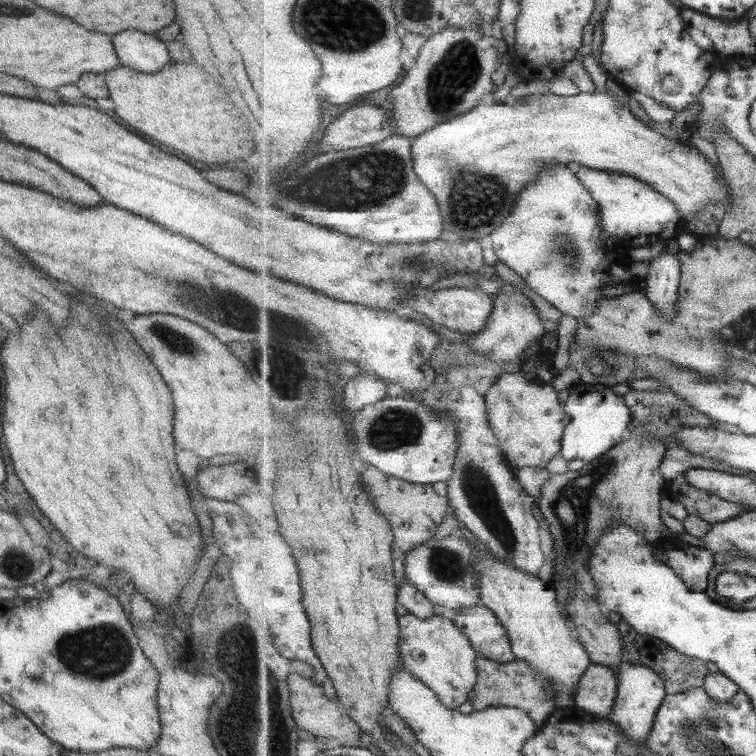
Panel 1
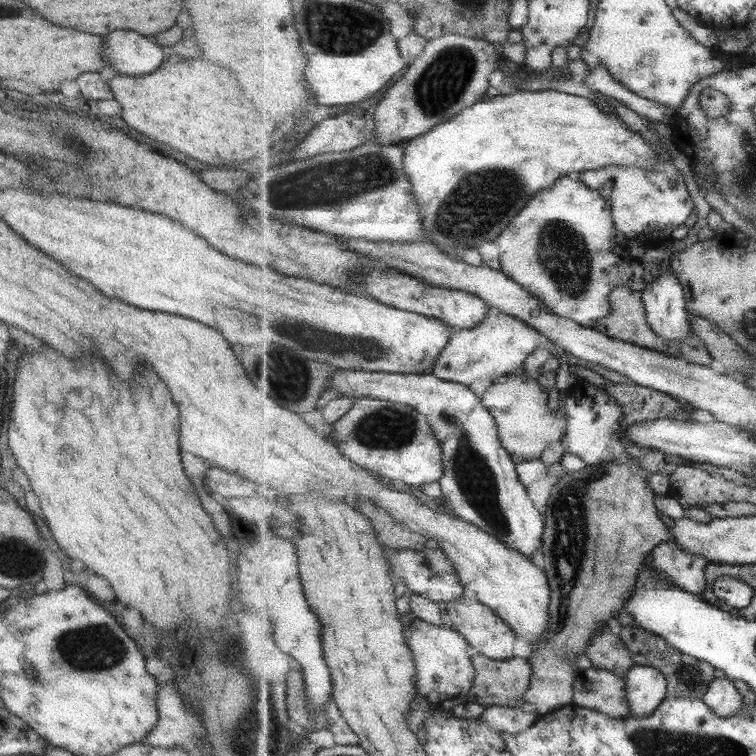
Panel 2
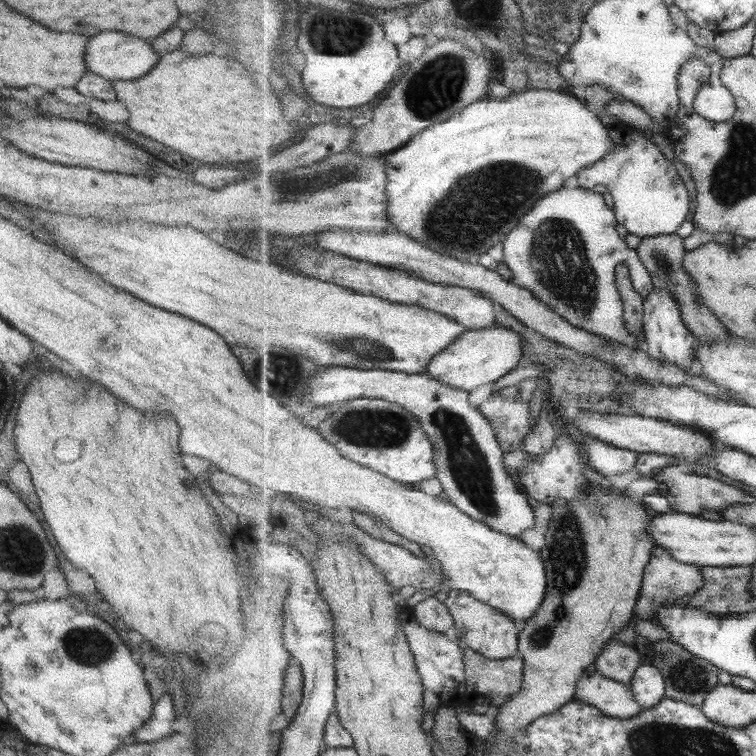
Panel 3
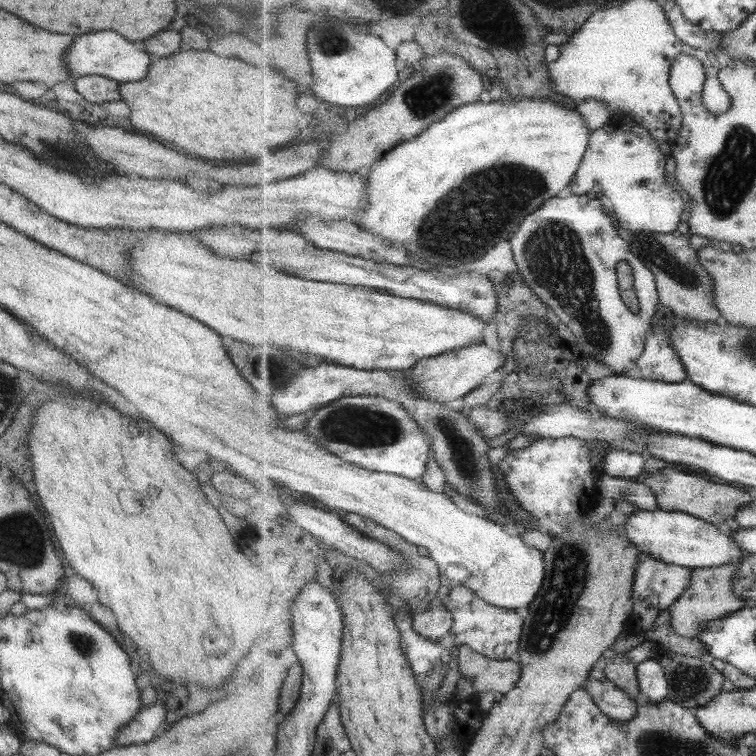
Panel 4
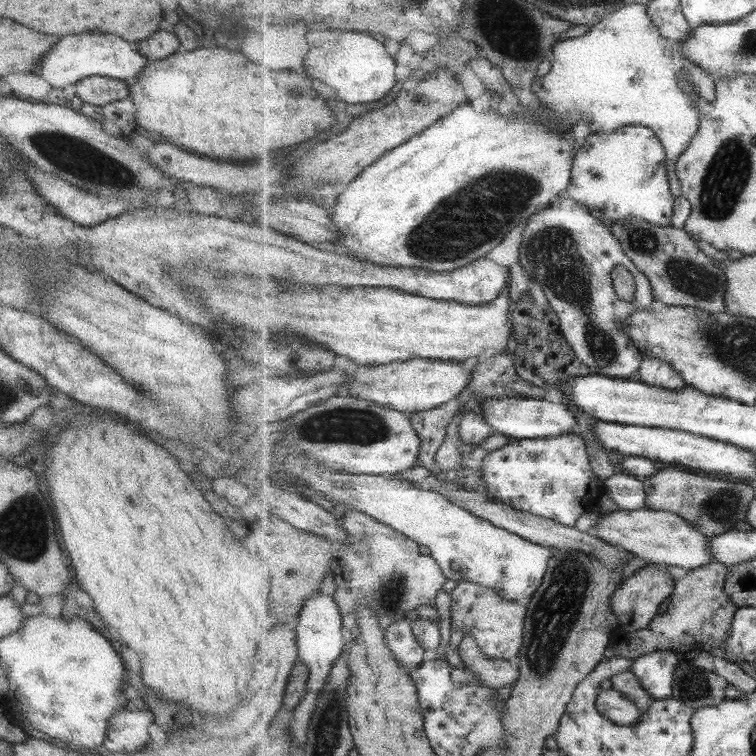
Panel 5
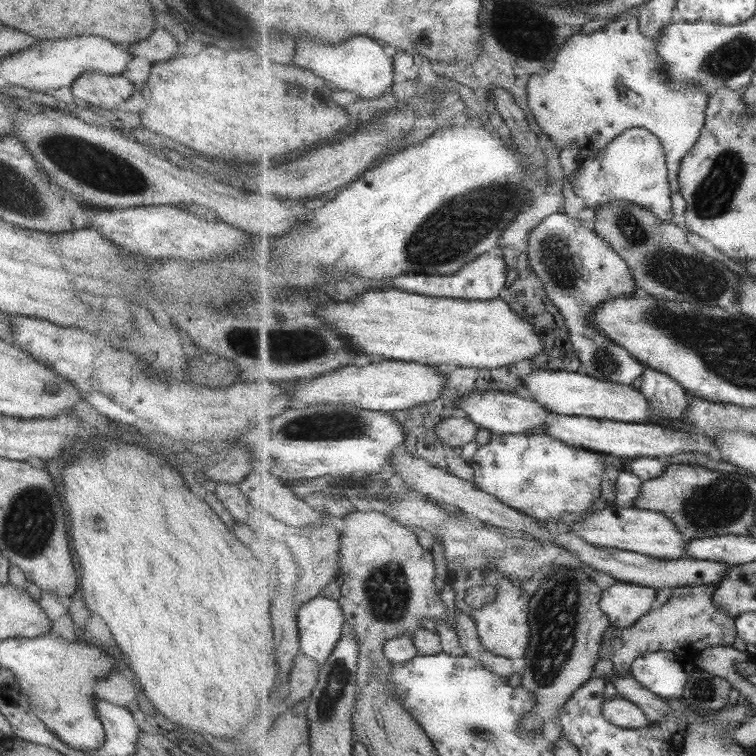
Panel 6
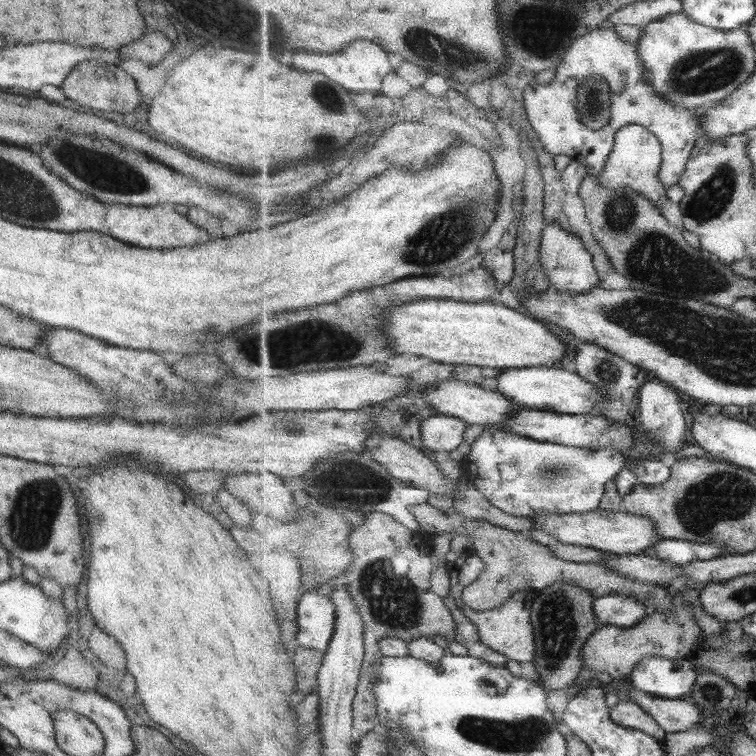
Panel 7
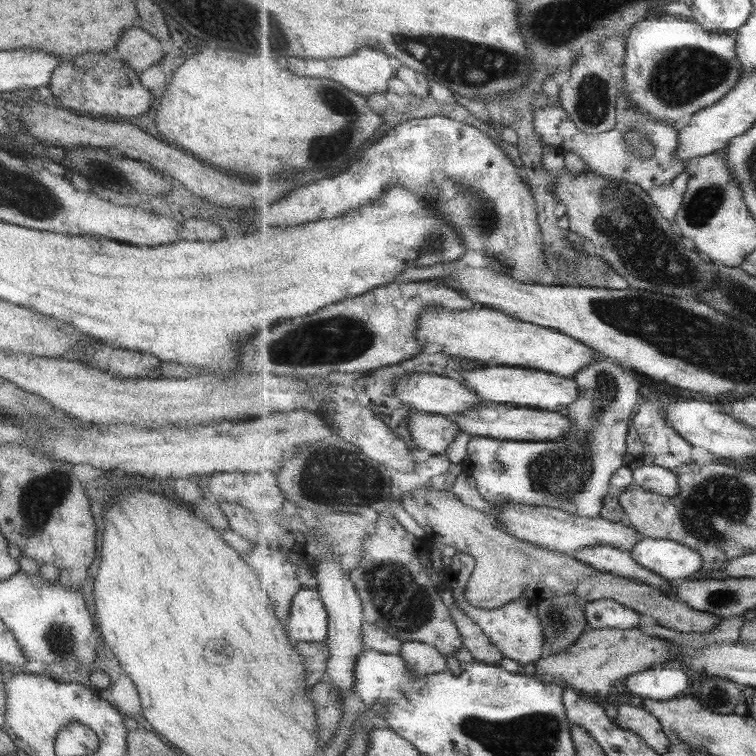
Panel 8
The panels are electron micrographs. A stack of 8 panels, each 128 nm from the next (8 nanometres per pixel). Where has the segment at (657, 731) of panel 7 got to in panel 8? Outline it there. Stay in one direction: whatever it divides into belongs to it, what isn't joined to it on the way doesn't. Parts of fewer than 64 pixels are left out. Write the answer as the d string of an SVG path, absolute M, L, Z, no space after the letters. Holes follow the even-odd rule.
M622 703L617 707L616 723L643 737L660 755L670 751L670 737L666 735L662 722L643 706Z

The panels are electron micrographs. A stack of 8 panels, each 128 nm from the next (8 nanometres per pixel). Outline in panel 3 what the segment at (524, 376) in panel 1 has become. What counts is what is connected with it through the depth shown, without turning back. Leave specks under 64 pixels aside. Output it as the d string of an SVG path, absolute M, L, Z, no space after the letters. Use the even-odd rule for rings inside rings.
M503 394L492 395L479 405L493 425L502 450L514 452L523 448L523 440L533 432L537 420L531 416L531 406L516 395L507 399Z

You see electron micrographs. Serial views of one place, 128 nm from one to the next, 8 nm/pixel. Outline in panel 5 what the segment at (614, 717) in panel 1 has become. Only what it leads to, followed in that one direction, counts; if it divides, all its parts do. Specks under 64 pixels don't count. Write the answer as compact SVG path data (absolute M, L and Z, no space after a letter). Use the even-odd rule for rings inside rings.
M673 650L655 651L636 658L632 671L657 701L665 700L674 695L675 671L681 660Z

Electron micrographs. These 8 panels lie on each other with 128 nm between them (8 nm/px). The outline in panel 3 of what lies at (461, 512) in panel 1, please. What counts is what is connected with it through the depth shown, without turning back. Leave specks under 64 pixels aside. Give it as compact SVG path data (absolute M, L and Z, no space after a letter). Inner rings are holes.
M323 366L317 374L315 374L314 378L309 381L308 394L306 398L301 400L302 402L311 402L313 408L317 407L336 407L338 404L342 404L345 402L349 402L349 400L355 400L359 398L373 398L373 399L385 399L391 401L392 403L399 404L404 409L411 413L415 413L415 416L421 422L423 429L430 436L430 439L434 443L434 452L435 459L434 462L437 465L437 474L436 478L440 481L440 484L443 488L443 495L447 497L457 508L461 508L463 512L469 514L471 518L475 518L475 520L481 520L485 522L485 524L489 524L491 528L495 528L497 532L503 532L503 534L509 534L509 536L513 536L513 538L521 538L521 534L523 532L527 532L529 528L533 528L535 526L535 510L531 508L531 504L529 504L529 499L525 494L521 493L519 490L519 484L513 480L513 476L509 470L507 470L507 466L504 462L505 452L501 448L501 443L497 440L497 433L495 433L495 429L493 425L489 423L489 419L485 416L485 413L479 409L479 406L473 406L471 402L469 402L469 392L465 390L460 390L459 388L454 388L453 386L448 386L435 378L432 378L429 373L421 373L420 375L407 374L405 372L395 372L389 370L369 370L369 369L360 369L360 368L347 368L347 367L339 367L339 366Z

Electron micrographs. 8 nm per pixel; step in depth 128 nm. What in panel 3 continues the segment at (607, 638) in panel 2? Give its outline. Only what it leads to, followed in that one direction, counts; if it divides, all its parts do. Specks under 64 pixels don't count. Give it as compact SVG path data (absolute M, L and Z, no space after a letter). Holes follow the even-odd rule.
M614 639L597 657L595 665L599 673L632 687L635 673L642 665L642 655L633 646Z

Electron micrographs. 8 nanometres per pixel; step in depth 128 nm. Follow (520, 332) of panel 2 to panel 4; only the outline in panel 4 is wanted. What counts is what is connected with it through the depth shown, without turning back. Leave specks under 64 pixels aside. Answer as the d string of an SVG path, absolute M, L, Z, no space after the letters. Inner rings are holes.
M479 342L471 344L466 348L457 348L453 352L447 352L441 356L424 359L415 364L411 370L403 373L406 378L410 378L410 383L416 389L416 392L429 401L459 400L473 392L477 386L480 386L491 374L500 371L501 366L506 364L506 356L498 350L491 350L487 344Z

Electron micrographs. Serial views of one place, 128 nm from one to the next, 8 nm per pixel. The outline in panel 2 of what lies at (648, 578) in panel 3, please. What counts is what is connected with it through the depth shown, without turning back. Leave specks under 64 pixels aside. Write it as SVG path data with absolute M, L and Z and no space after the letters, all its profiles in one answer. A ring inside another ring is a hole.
M675 541L665 542L654 548L646 566L657 573L665 573L669 581L687 592L701 595L707 590L706 568L711 562L707 557L685 551Z

